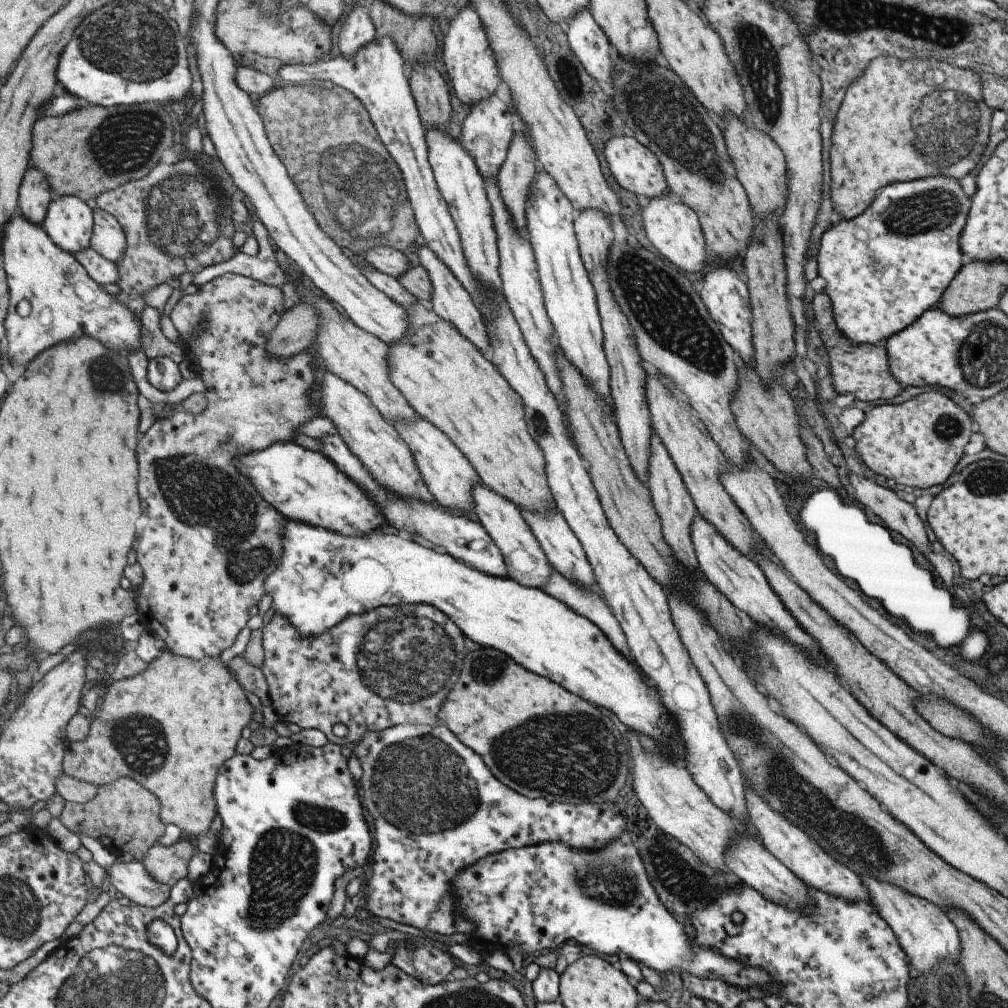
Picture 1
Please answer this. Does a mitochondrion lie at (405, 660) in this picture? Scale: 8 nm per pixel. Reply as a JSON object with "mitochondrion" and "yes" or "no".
{"mitochondrion":"yes"}

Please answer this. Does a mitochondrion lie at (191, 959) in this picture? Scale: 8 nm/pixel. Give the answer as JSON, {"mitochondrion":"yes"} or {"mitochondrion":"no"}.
{"mitochondrion":"no"}

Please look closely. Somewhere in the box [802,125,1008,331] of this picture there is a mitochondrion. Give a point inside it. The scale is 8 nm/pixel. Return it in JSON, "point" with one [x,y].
{"point":[939,210]}

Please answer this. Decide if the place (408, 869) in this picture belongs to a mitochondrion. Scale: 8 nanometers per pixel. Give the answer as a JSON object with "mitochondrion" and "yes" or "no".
{"mitochondrion":"no"}

